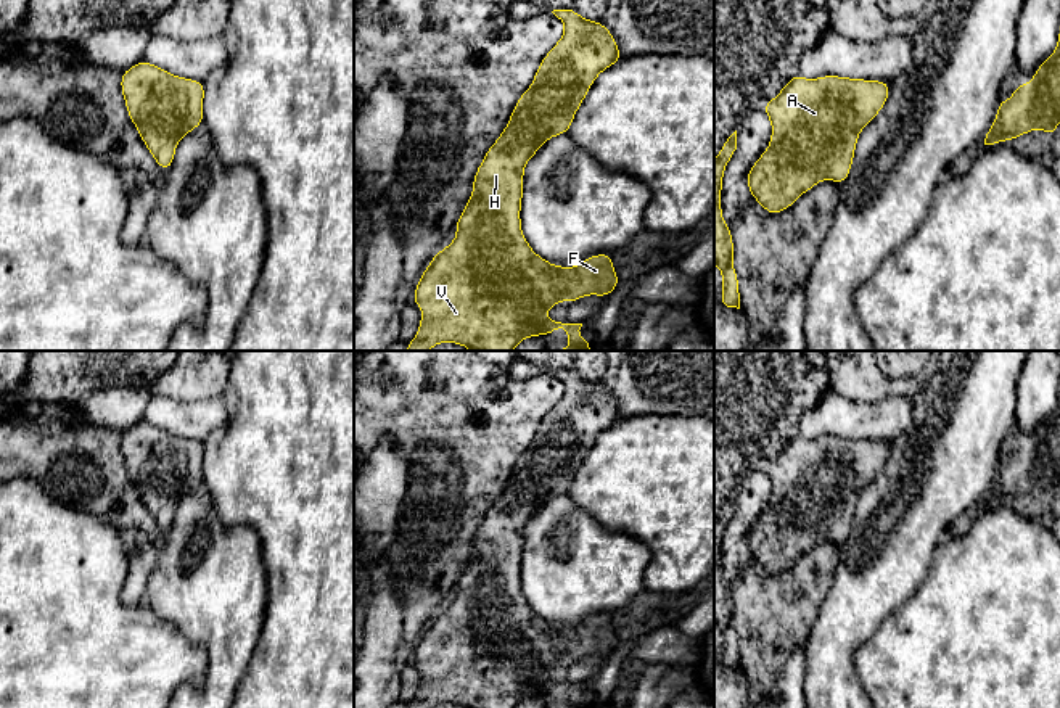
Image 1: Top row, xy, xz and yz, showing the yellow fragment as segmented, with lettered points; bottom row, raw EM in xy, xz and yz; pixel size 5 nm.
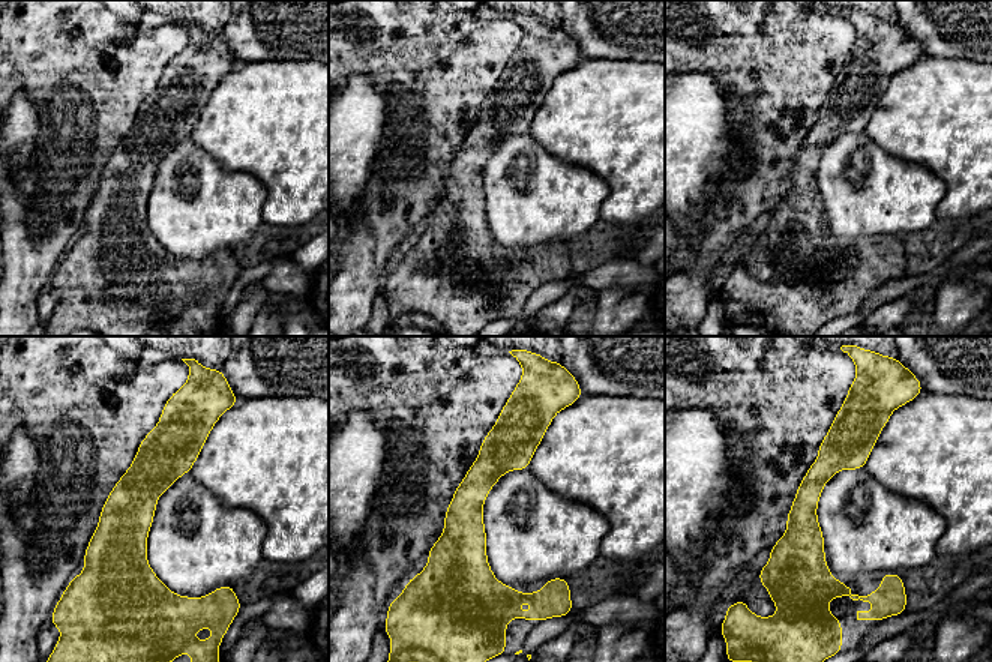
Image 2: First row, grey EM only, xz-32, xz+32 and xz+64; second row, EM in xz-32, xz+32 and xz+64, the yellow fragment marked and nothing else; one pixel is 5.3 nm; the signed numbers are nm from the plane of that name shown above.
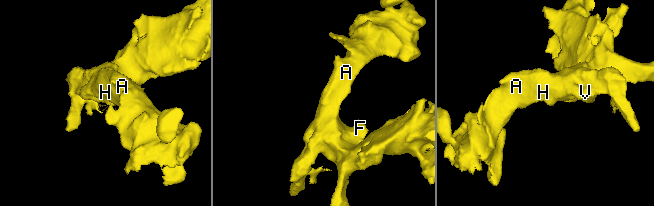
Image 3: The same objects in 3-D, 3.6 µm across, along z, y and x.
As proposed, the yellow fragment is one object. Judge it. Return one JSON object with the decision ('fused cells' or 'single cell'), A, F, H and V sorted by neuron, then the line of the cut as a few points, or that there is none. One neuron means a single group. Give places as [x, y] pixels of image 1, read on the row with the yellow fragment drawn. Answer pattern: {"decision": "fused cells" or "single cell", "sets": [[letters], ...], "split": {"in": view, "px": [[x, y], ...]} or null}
{"decision": "single cell", "sets": [["A", "F", "H", "V"]], "split": null}

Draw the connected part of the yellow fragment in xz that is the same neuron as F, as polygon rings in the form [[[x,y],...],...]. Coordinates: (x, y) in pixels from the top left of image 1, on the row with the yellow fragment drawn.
[[[553,10],[552,13],[565,24],[565,32],[561,39],[555,43],[555,47],[540,61],[531,87],[518,98],[507,127],[503,129],[500,137],[494,142],[494,145],[486,151],[486,156],[481,161],[473,177],[471,196],[463,212],[460,214],[458,220],[455,222],[457,235],[454,241],[434,254],[433,261],[428,264],[423,275],[420,277],[417,288],[413,291],[413,299],[415,299],[413,304],[417,307],[421,307],[423,314],[420,319],[418,331],[415,338],[407,344],[405,351],[429,351],[433,346],[439,343],[457,343],[460,346],[468,348],[470,351],[513,351],[516,344],[521,343],[523,340],[529,336],[540,336],[540,335],[548,336],[557,328],[566,330],[568,343],[571,344],[571,348],[569,349],[545,349],[545,351],[590,351],[592,349],[592,344],[579,336],[579,330],[582,323],[568,323],[566,320],[547,320],[545,312],[552,309],[555,304],[558,304],[560,301],[574,303],[579,298],[589,296],[589,294],[610,296],[619,283],[619,278],[614,272],[613,259],[610,254],[602,253],[602,254],[587,257],[585,261],[582,261],[581,264],[574,267],[563,267],[563,266],[553,266],[544,257],[540,257],[539,254],[536,254],[532,248],[529,246],[529,243],[526,241],[523,230],[521,230],[520,211],[521,211],[521,201],[523,201],[523,177],[524,177],[524,166],[548,138],[561,135],[561,134],[568,134],[573,124],[574,114],[582,105],[597,76],[602,71],[608,69],[610,66],[616,64],[621,60],[621,51],[618,50],[613,34],[600,21],[589,21],[573,10]]]

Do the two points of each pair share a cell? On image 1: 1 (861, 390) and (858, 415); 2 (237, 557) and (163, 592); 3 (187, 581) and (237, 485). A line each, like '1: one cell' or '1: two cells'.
1: two cells
2: one cell
3: one cell

